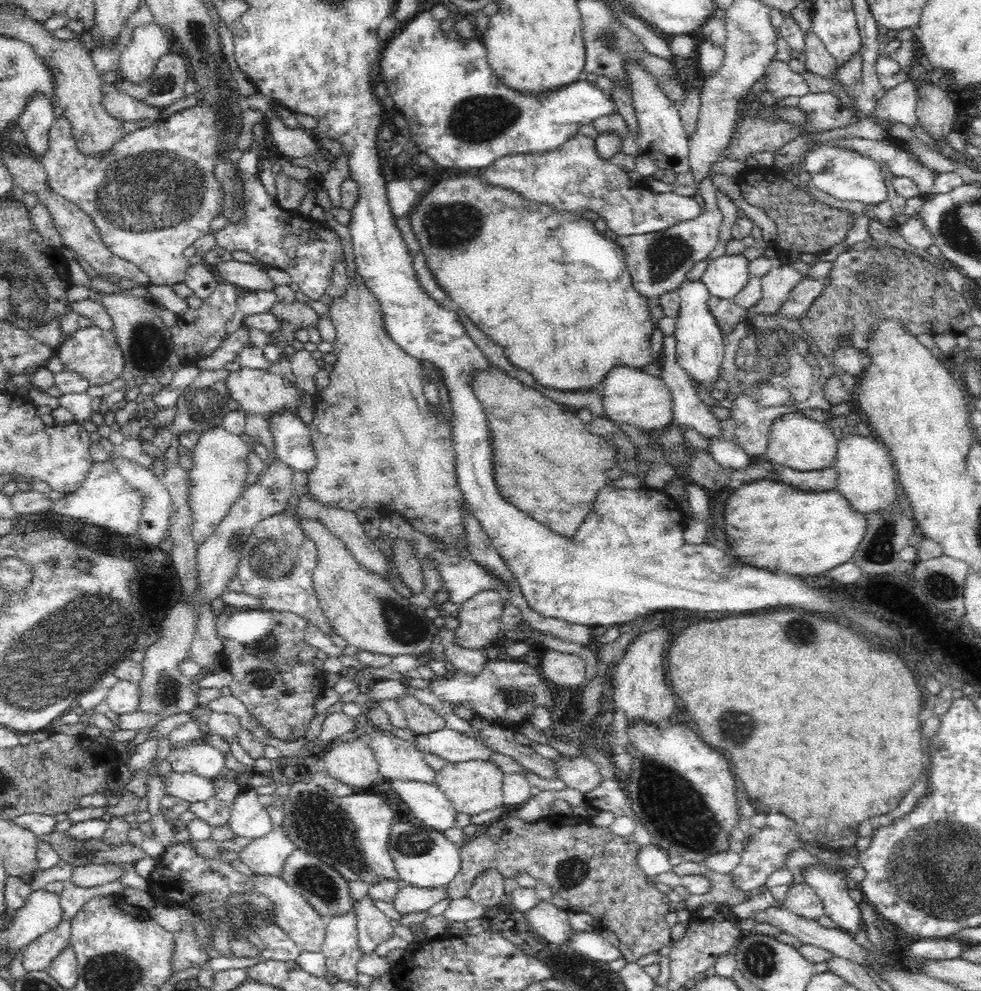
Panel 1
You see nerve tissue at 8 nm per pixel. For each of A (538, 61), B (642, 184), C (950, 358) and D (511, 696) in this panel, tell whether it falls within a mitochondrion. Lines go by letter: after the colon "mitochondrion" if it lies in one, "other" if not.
A: other
B: other
C: other
D: mitochondrion

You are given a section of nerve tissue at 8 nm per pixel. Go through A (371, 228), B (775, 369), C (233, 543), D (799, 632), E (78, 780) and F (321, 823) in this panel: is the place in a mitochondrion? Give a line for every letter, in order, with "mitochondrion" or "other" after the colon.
A: other
B: mitochondrion
C: mitochondrion
D: mitochondrion
E: other
F: mitochondrion

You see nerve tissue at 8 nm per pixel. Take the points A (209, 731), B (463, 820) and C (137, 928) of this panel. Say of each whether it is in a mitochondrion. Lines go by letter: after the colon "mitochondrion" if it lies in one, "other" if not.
A: other
B: other
C: other

